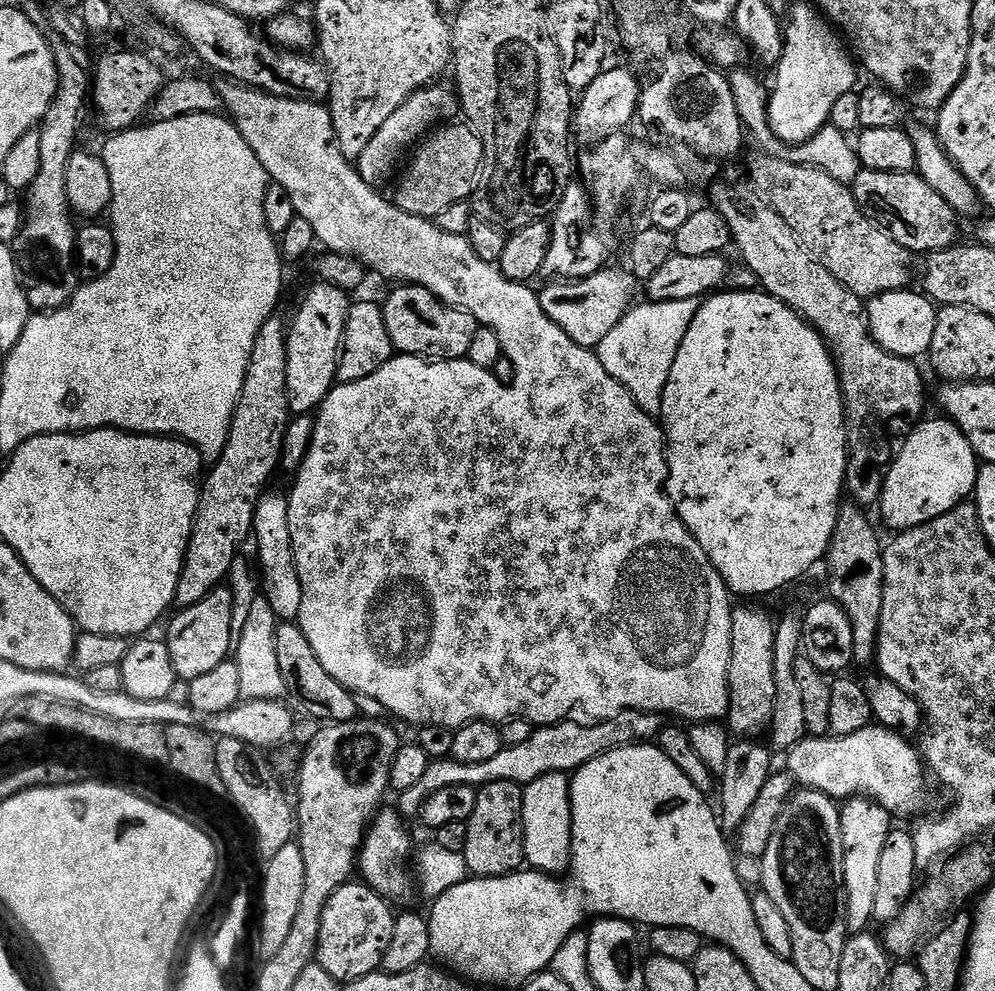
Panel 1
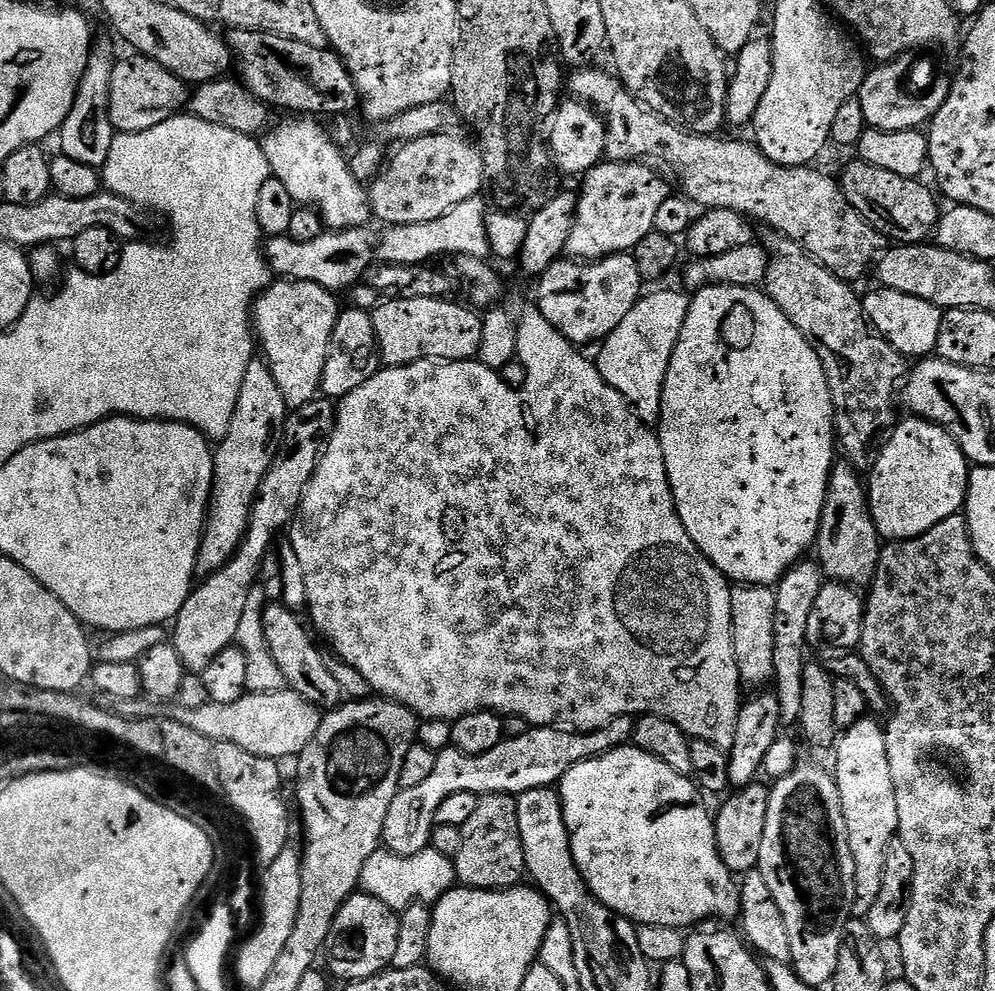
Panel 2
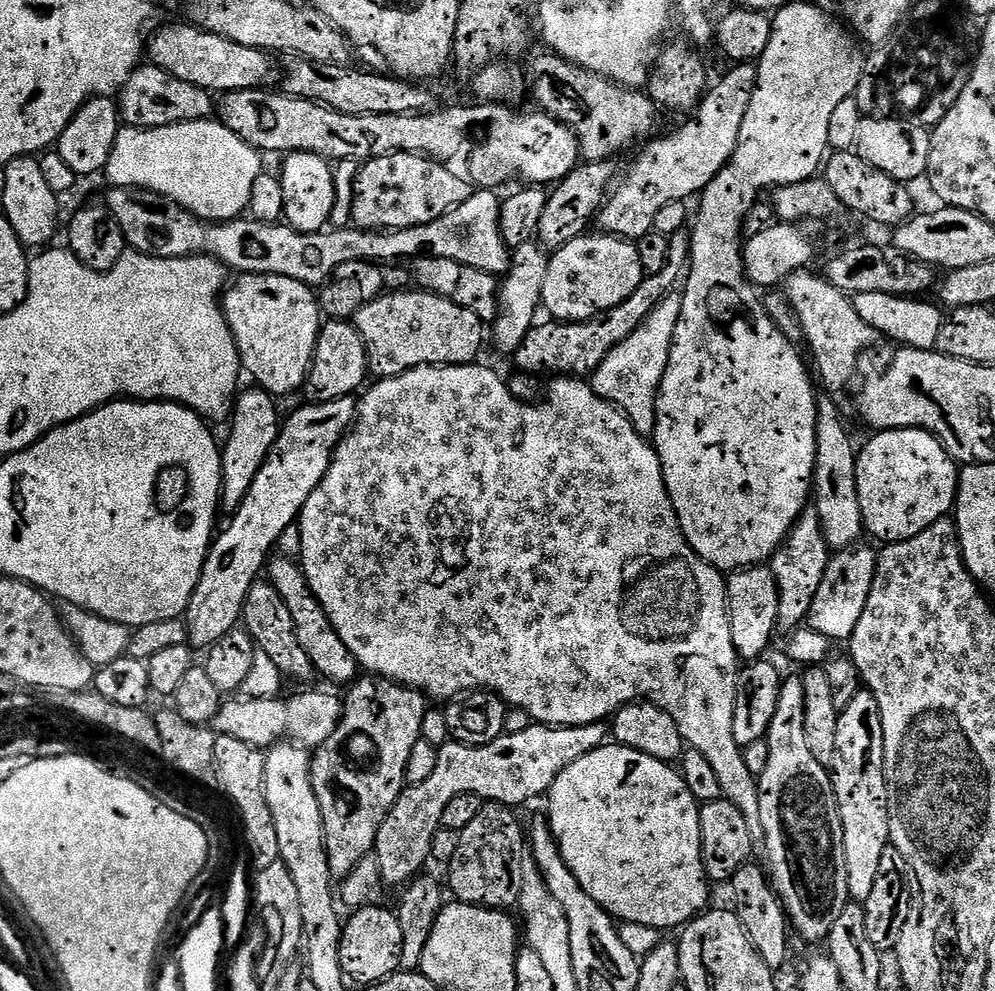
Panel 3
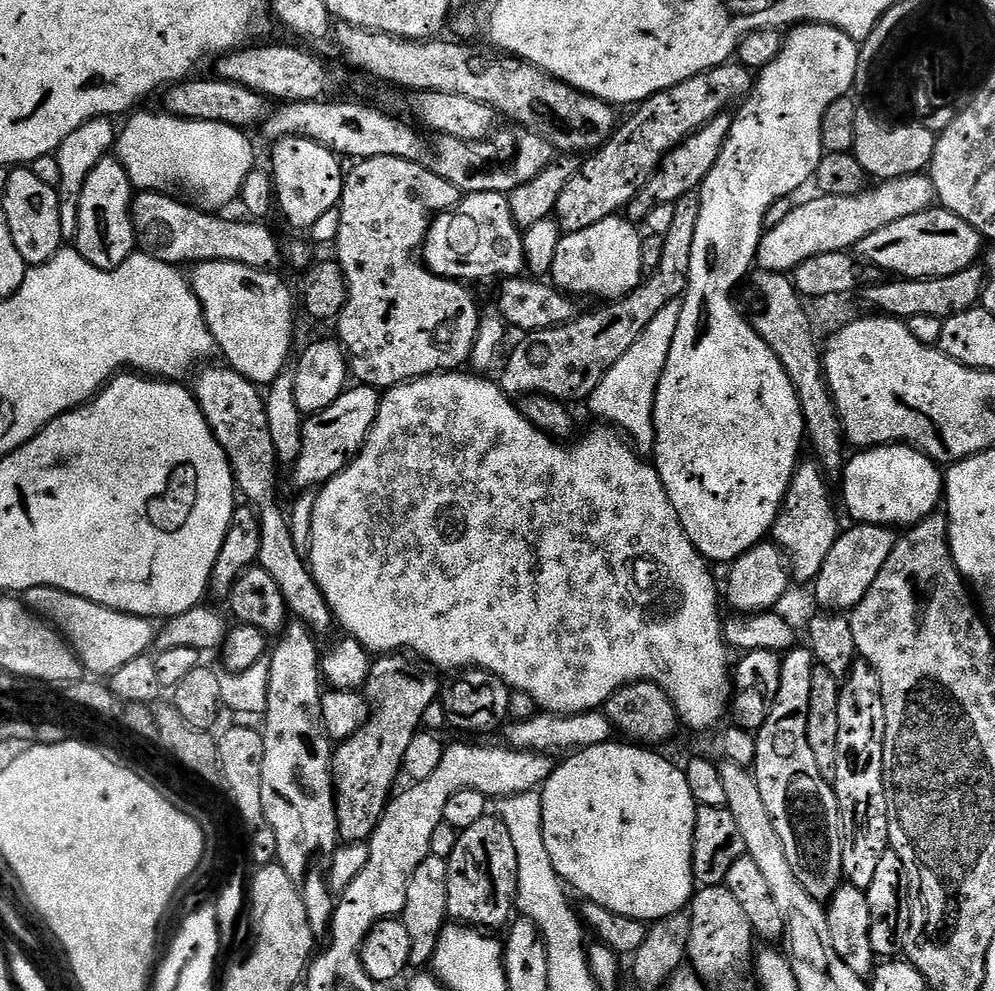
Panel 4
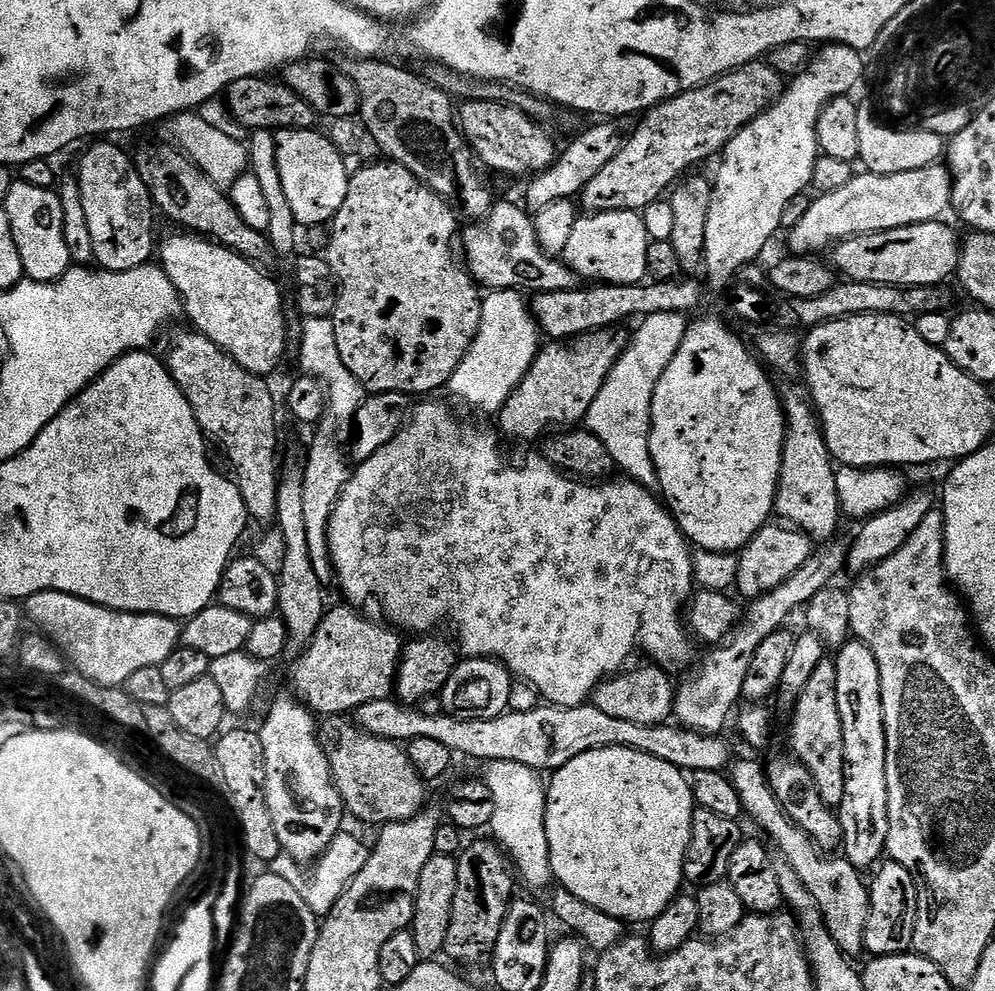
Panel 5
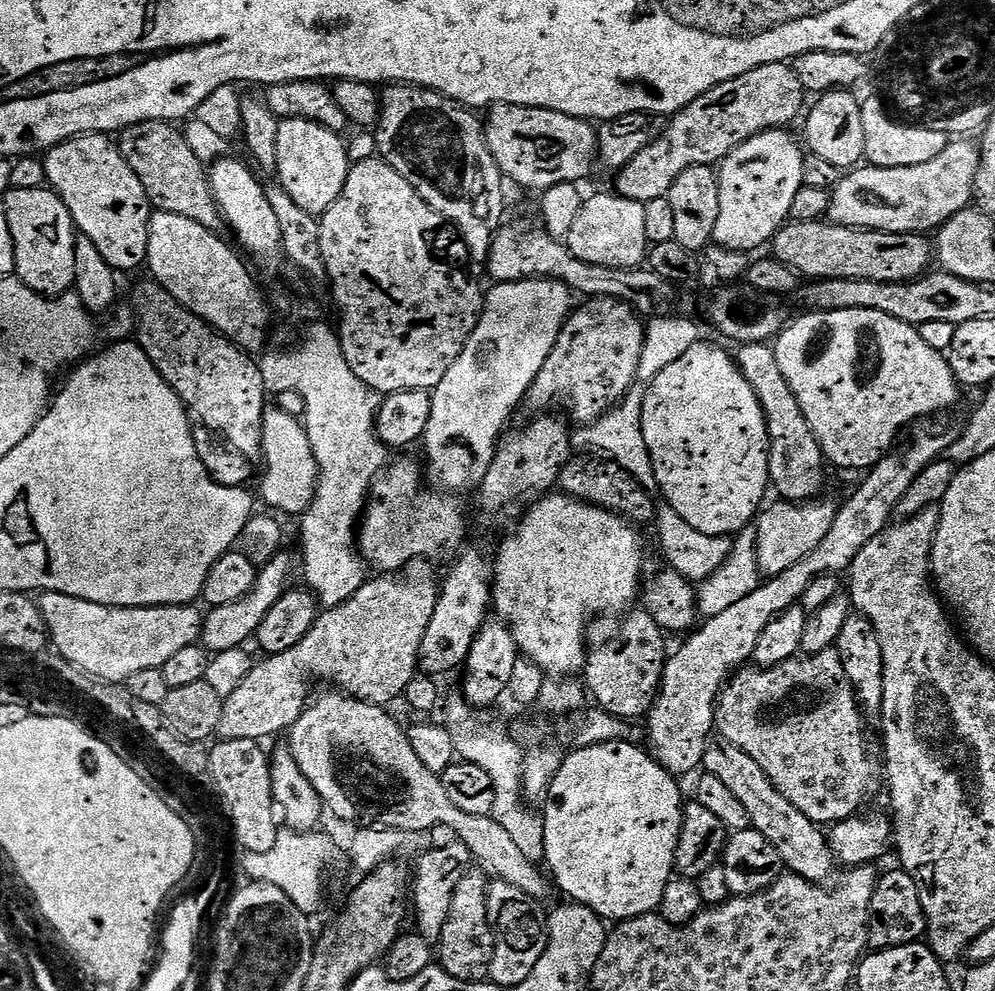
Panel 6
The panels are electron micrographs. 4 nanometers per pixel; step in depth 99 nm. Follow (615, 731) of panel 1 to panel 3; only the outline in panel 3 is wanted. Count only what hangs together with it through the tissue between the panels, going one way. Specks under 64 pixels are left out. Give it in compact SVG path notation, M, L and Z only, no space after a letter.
M533 722L530 730L522 730L522 734L510 734L505 732L494 742L474 746L473 744L457 744L449 742L440 747L438 754L438 767L434 769L434 774L426 778L426 782L410 784L401 792L398 802L386 814L386 822L378 830L378 838L374 855L380 867L380 878L385 885L400 884L404 886L409 883L421 871L424 863L429 863L432 855L432 839L437 828L442 822L442 810L446 810L446 805L458 794L478 794L485 802L495 802L497 804L507 804L517 806L524 804L527 800L532 800L535 796L543 797L552 788L552 783L578 758L586 758L594 750L604 747L610 740L610 728L607 723L598 724L569 724L567 726L557 726L554 724L537 724Z

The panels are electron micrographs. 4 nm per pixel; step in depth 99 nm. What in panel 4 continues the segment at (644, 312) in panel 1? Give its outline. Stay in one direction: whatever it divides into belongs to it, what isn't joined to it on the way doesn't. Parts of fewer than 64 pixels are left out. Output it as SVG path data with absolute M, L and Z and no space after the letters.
M680 300L670 302L670 306L662 306L662 310L658 310L658 314L654 314L654 322L650 322L650 326L646 326L646 330L642 330L642 334L638 334L638 342L634 342L634 346L630 346L630 350L626 350L626 354L622 354L622 358L618 358L618 362L614 362L614 366L610 366L606 378L602 378L602 382L598 382L594 394L589 396L586 401L586 407L600 419L597 421L623 433L640 454L651 453L656 446L656 423L652 421L656 405L656 391L658 382L666 370L666 358L670 358L670 346L674 343L674 334L678 330L678 314L682 314Z

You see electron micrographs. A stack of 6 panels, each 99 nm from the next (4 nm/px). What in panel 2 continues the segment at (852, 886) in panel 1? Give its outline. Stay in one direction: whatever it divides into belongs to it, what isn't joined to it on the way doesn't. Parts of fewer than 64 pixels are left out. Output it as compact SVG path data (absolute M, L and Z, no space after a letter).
M865 718L854 722L854 726L843 729L834 745L836 768L834 779L838 786L838 798L842 802L842 818L846 818L846 834L850 842L850 854L854 858L854 902L852 911L857 917L867 917L870 906L878 899L882 890L882 866L886 863L886 850L890 842L897 839L898 798L894 798L894 782L890 778L890 762L886 754L885 725L876 718Z

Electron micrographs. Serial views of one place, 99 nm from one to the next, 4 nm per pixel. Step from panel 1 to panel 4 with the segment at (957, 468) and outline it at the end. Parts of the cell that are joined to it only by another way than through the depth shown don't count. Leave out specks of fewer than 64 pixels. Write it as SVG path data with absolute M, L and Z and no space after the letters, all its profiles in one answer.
M883 444L852 455L845 463L840 482L846 508L855 523L909 528L939 509L946 488L943 471L916 448Z

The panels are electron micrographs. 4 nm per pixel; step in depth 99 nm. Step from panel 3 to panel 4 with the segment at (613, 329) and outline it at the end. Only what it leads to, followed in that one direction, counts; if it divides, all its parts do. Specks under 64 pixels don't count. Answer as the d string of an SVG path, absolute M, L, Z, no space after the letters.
M688 192L674 204L674 219L670 230L664 235L664 253L658 270L651 273L633 292L619 300L600 306L597 312L585 311L576 320L550 330L527 333L516 344L516 349L508 356L504 369L498 375L500 389L509 398L528 396L537 392L555 400L573 402L587 401L594 394L598 382L606 378L610 366L638 342L638 334L654 322L654 314L662 306L680 300L688 291L690 274L690 252L694 246L694 230L698 227L700 198L696 192Z

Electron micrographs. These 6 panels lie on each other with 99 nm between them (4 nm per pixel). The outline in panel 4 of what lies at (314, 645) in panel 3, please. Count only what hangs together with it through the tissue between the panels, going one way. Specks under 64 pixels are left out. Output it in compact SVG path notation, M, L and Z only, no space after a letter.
M201 367L195 373L197 376L194 395L214 438L228 456L239 495L249 500L245 501L251 505L260 519L262 546L258 546L256 564L262 570L266 570L270 578L274 578L278 590L282 590L282 598L286 598L289 613L299 623L307 624L313 634L328 632L334 628L332 611L318 582L312 577L312 569L307 559L298 554L289 517L276 501L278 461L274 441L270 439L270 426L266 424L266 406L261 389L233 368L208 367Z

